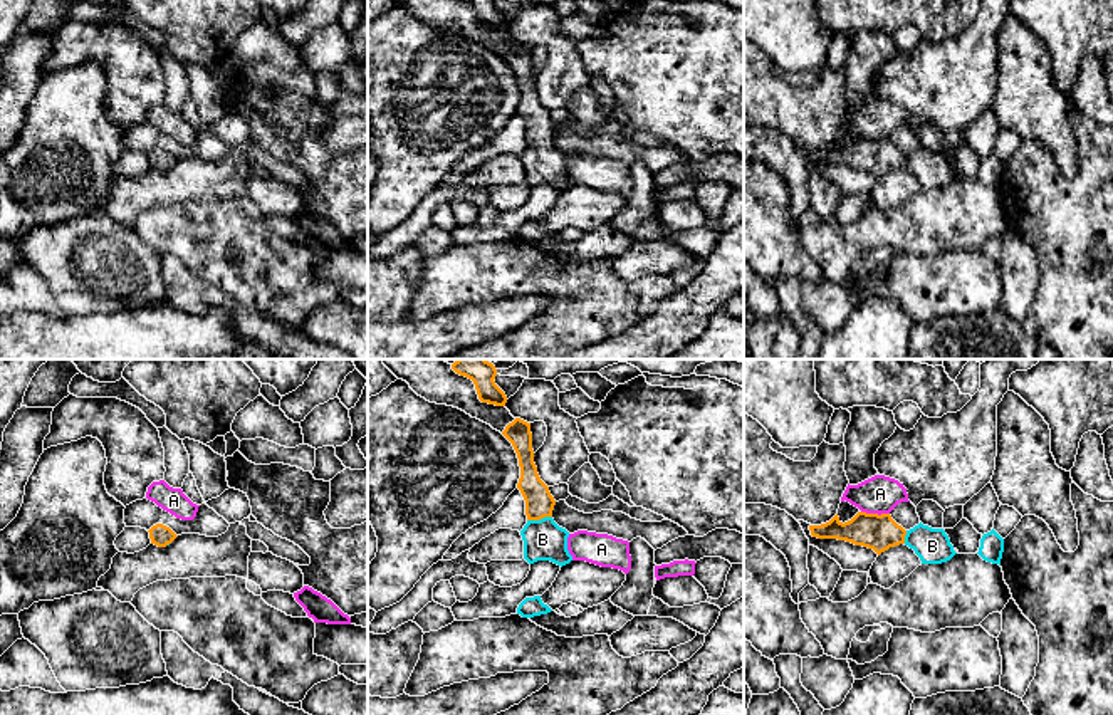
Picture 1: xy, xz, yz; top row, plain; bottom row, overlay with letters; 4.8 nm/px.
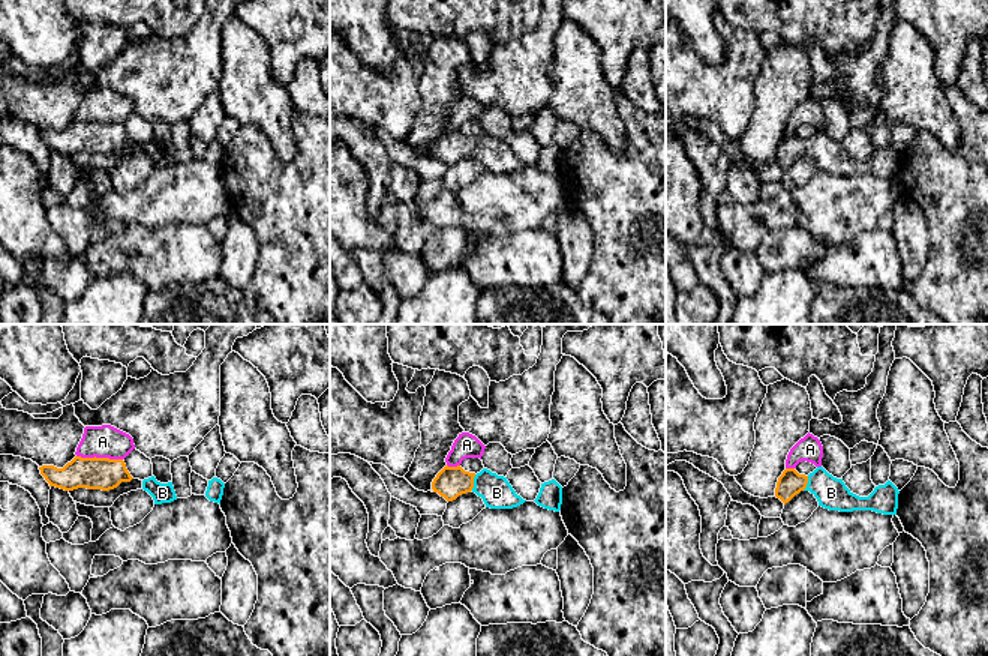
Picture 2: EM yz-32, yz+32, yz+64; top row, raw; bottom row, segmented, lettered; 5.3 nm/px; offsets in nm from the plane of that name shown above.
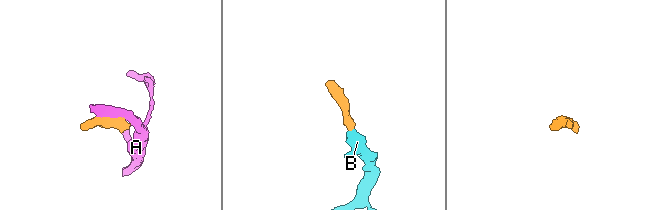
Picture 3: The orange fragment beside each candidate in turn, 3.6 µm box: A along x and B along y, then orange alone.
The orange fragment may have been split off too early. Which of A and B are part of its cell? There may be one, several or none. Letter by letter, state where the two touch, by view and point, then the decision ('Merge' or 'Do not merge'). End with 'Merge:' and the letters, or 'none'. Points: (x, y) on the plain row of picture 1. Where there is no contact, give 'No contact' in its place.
A: Touches orange at yz (875, 138). Do not merge
B: Touches orange at xz (539, 143). Merge
Merge: B

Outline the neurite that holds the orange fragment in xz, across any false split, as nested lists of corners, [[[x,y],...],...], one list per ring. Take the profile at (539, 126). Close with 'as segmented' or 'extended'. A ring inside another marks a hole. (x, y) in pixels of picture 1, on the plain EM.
[[[515,42],[502,59],[512,67],[520,91],[517,112],[525,124],[527,139],[527,148],[520,154],[524,183],[529,188],[551,185],[562,191],[572,185],[567,175],[569,156],[552,143],[556,124],[541,104],[534,87],[530,47]]]; extended

